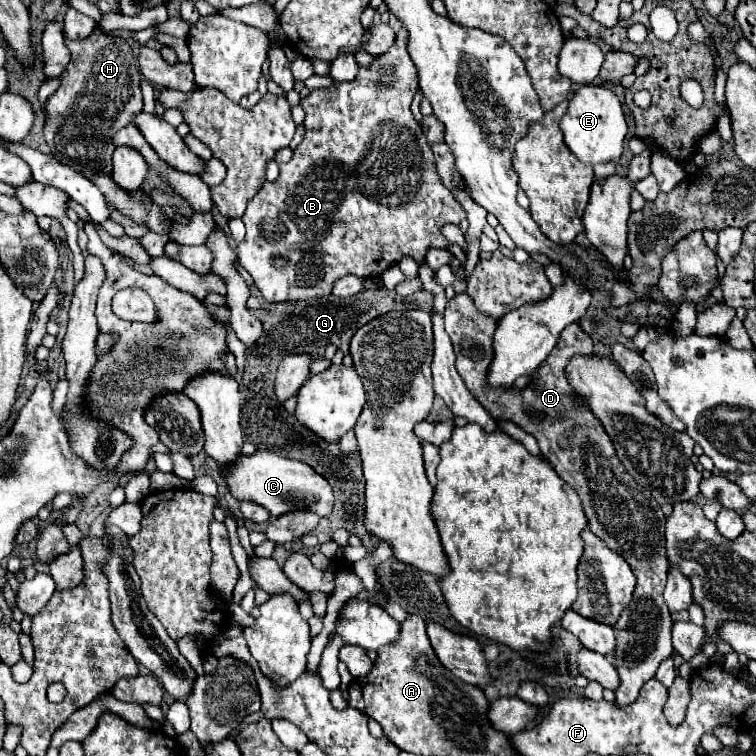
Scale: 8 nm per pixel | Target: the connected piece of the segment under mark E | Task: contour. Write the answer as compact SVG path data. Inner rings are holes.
M581 86L575 96L569 102L569 108L565 116L559 122L559 128L563 132L563 140L567 148L583 162L583 164L599 164L613 160L619 162L619 156L623 154L623 144L627 136L627 124L623 116L623 108L619 98L605 86Z

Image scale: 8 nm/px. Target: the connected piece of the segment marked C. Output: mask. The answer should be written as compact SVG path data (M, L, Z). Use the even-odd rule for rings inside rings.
M255 450L251 456L237 456L237 460L221 470L221 478L225 480L233 498L239 502L251 500L263 506L273 518L301 508L305 510L305 506L317 516L329 516L333 510L333 490L321 474L317 474L305 462L283 458L271 450ZM297 498L301 498L301 502L297 502Z

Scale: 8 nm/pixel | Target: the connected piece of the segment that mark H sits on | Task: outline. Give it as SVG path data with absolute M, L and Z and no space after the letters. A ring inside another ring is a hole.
M93 32L87 40L71 42L67 40L67 48L71 50L71 62L65 72L59 76L61 84L57 92L47 100L47 122L45 122L45 140L51 148L51 154L69 168L83 168L83 172L111 172L111 156L115 146L111 144L111 136L131 122L131 116L143 110L143 96L139 88L139 72L135 54L123 36L111 36Z

